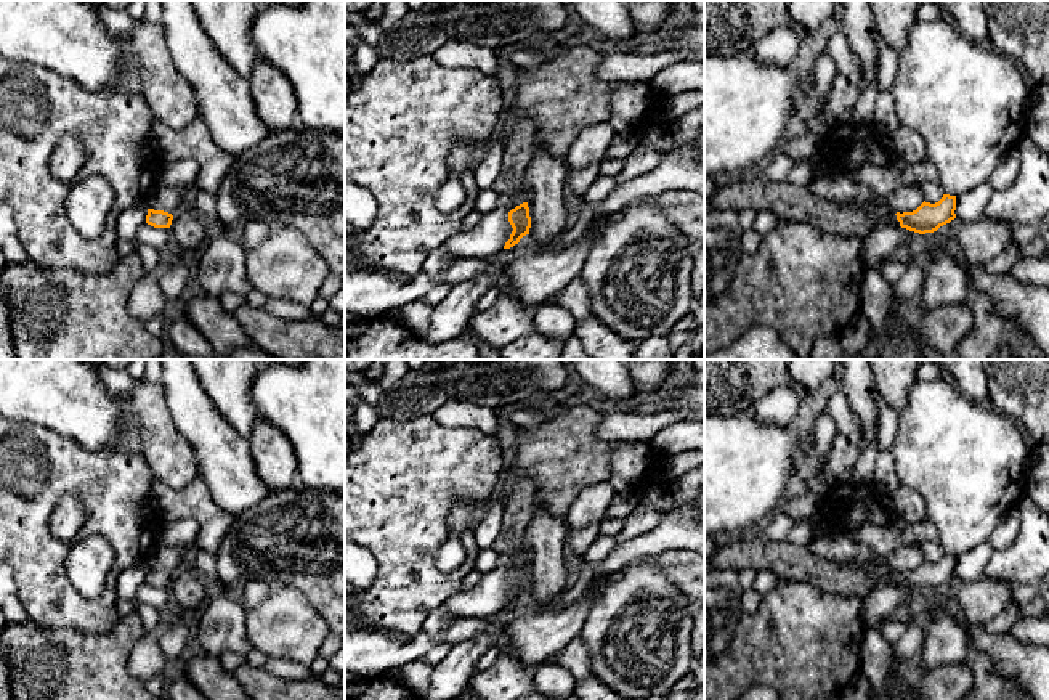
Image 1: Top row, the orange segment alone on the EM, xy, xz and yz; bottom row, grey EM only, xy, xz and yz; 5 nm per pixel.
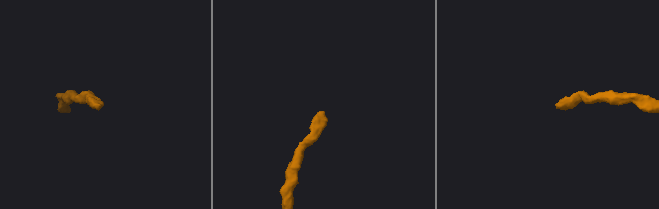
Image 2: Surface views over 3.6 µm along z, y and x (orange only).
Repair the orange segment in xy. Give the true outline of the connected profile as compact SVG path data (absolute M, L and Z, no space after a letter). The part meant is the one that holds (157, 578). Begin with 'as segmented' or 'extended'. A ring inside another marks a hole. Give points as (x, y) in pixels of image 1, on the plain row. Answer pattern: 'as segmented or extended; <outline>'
as segmented; M148 568L146 583L154 588L170 588L173 575L164 570Z

